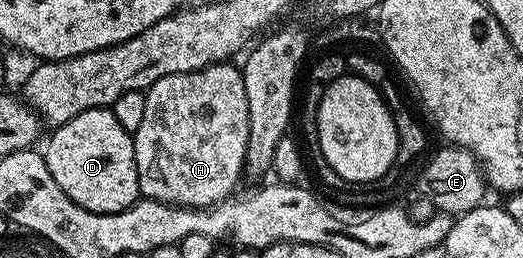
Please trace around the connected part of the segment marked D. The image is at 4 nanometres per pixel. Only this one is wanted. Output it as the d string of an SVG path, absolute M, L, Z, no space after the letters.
M112 109L79 112L79 116L67 120L67 124L56 127L50 134L53 135L50 136L49 143L43 147L45 163L51 176L55 176L55 184L59 184L59 188L63 188L63 192L67 192L67 196L75 200L75 204L96 214L118 214L138 201L141 189L135 164L133 136L125 131L119 120L115 120Z

